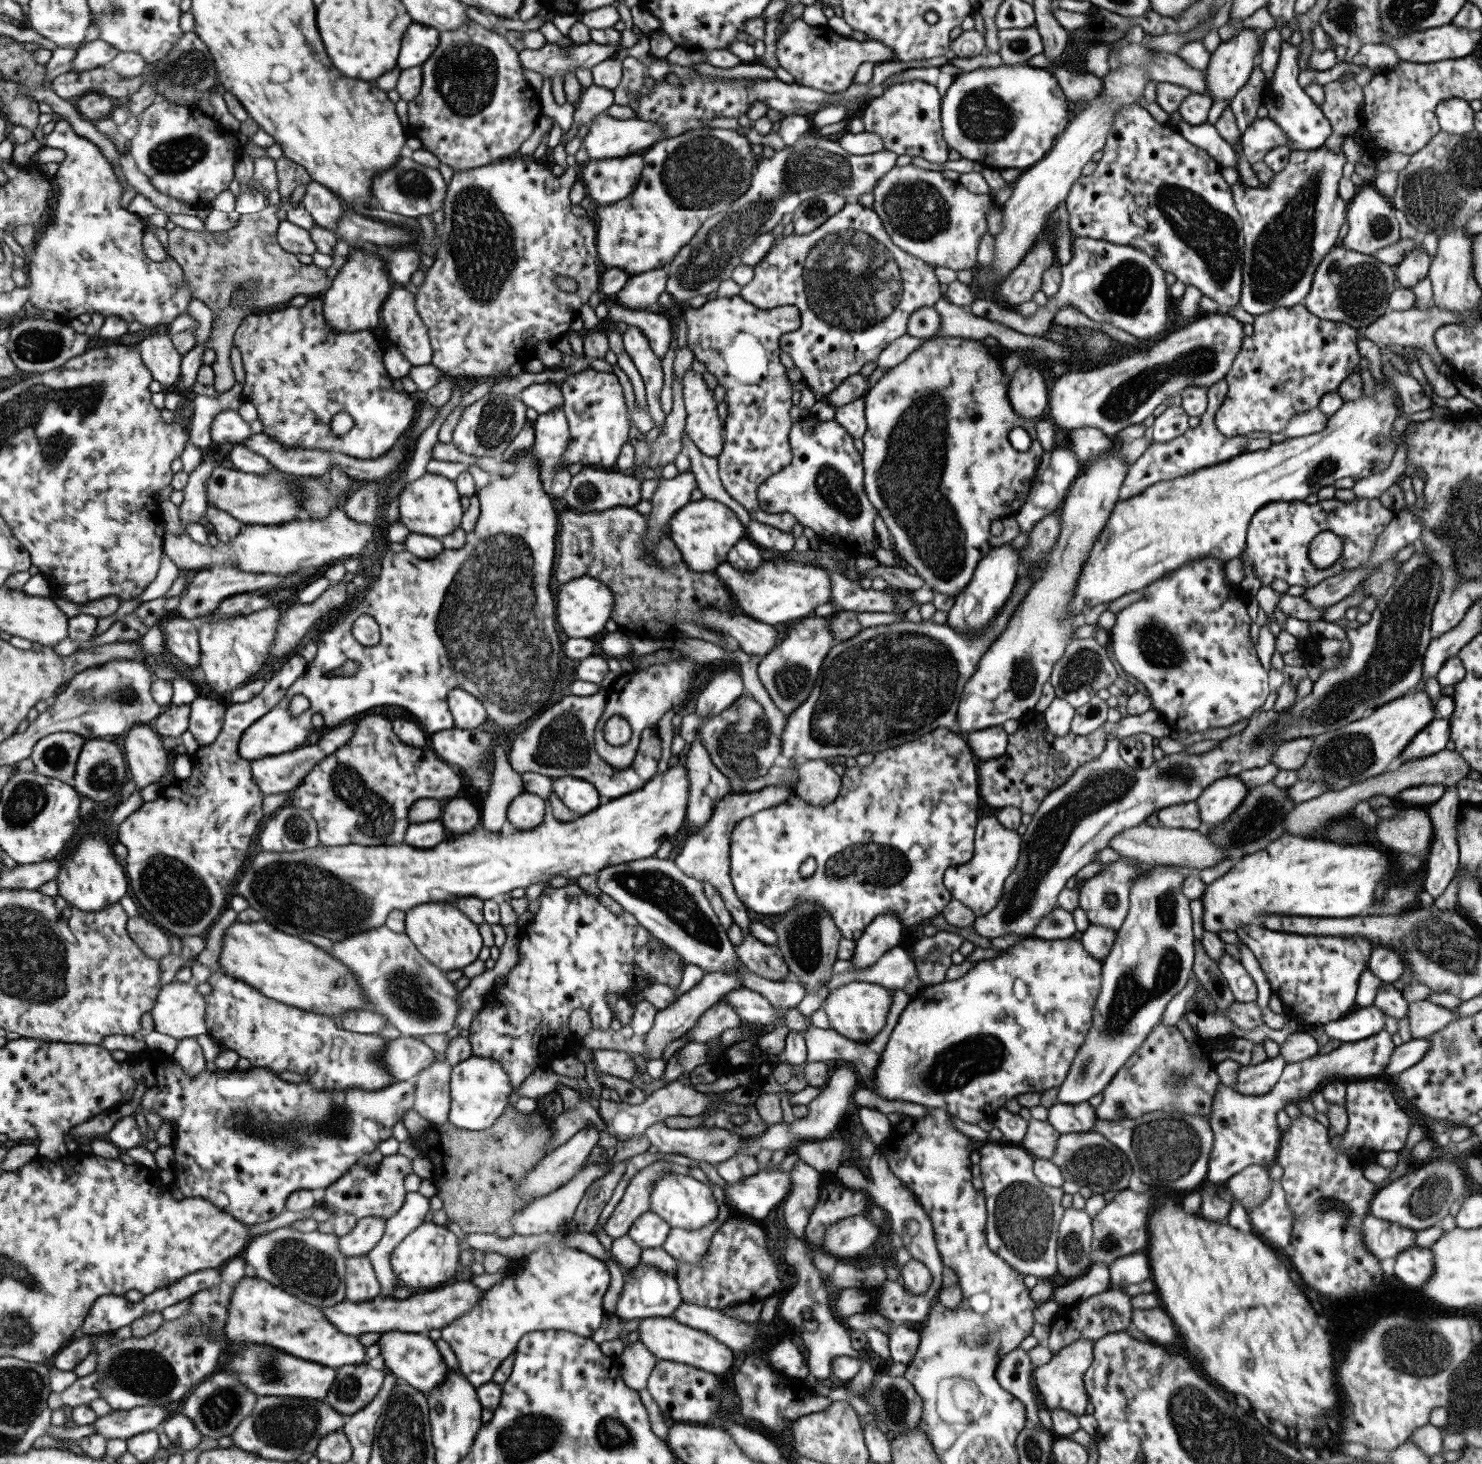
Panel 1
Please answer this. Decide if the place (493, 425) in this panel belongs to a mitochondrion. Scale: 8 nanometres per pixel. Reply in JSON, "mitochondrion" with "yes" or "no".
{"mitochondrion":"yes"}

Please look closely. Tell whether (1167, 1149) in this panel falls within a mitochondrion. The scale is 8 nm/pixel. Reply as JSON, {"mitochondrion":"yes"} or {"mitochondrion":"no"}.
{"mitochondrion":"yes"}

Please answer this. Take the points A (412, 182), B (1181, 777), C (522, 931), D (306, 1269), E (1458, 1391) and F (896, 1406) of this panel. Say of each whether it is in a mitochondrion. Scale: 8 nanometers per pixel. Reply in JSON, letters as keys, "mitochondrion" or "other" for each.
{"A":"mitochondrion","B":"mitochondrion","C":"other","D":"mitochondrion","E":"other","F":"mitochondrion"}

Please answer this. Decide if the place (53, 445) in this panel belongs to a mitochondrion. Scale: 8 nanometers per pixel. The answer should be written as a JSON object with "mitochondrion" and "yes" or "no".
{"mitochondrion":"yes"}

